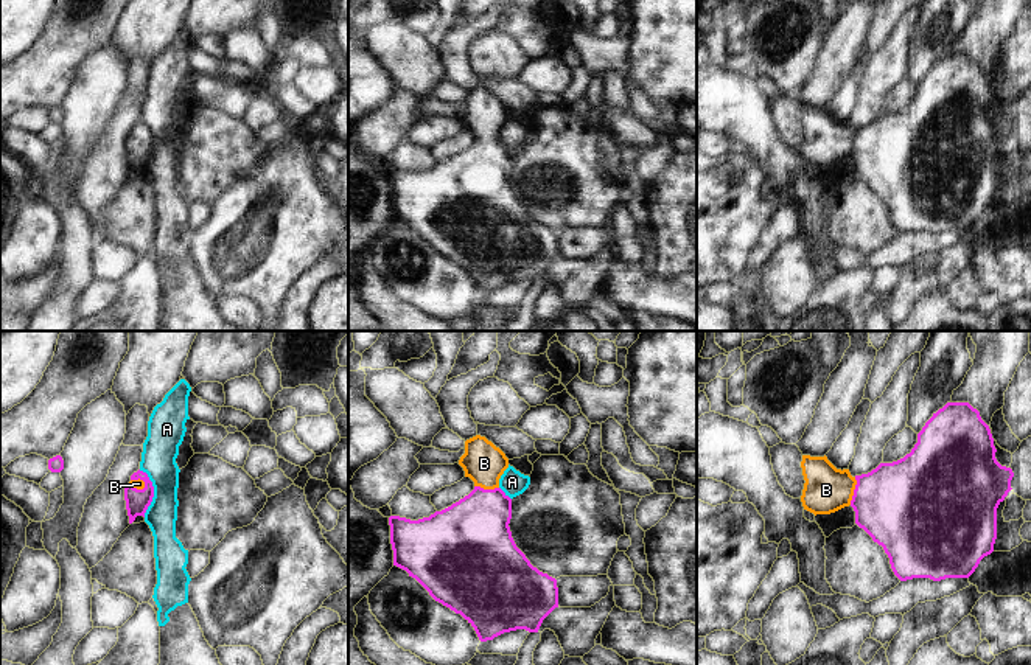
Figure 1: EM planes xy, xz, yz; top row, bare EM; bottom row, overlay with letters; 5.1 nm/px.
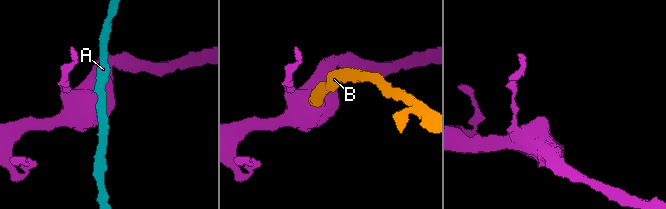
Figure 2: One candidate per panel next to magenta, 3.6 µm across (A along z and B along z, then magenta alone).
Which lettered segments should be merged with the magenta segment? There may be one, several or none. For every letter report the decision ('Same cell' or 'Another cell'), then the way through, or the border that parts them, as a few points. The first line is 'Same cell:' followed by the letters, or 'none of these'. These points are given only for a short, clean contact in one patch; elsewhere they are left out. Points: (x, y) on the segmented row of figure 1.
Same cell: B
A: Another cell. Boundary: xy (139, 470), (146, 474), (153, 487), (153, 501), (143, 516)
B: Same cell. Path across: yz (901, 504), (854, 491), (826, 490)

